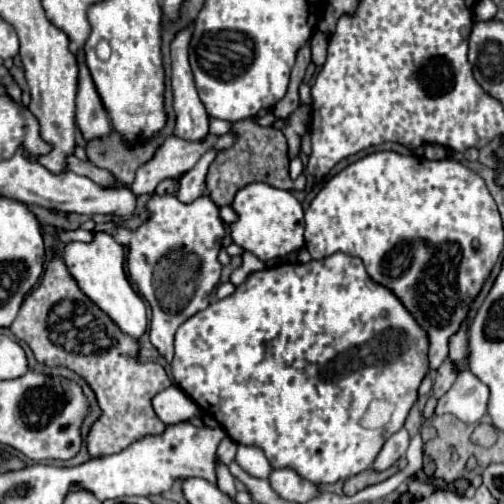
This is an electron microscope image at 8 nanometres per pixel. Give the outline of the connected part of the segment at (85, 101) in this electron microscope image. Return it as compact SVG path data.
M82 50L78 52L80 62L80 76L78 76L78 98L76 98L76 122L86 142L94 138L104 138L110 134L110 122L108 114L102 106L102 100L94 88L94 82L90 78L90 72L84 64Z

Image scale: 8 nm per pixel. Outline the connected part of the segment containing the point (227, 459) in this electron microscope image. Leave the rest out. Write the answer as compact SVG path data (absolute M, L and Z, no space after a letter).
M230 437L224 438L217 449L217 457L220 462L229 465L235 458L237 452L237 444Z

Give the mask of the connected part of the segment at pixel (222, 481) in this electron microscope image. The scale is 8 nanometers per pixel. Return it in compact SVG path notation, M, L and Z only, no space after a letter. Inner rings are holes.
M216 464L218 466L218 470L216 470L216 474L218 474L218 488L222 490L222 492L226 492L228 496L236 496L236 488L234 488L234 476L230 474L230 470L228 470L228 466L224 466L224 464Z

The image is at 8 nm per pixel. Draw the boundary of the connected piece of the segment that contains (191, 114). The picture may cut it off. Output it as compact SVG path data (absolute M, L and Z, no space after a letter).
M194 24L182 28L172 44L172 90L176 110L176 136L184 140L202 140L208 134L208 114L198 98L194 76L188 64L188 44L194 32Z

